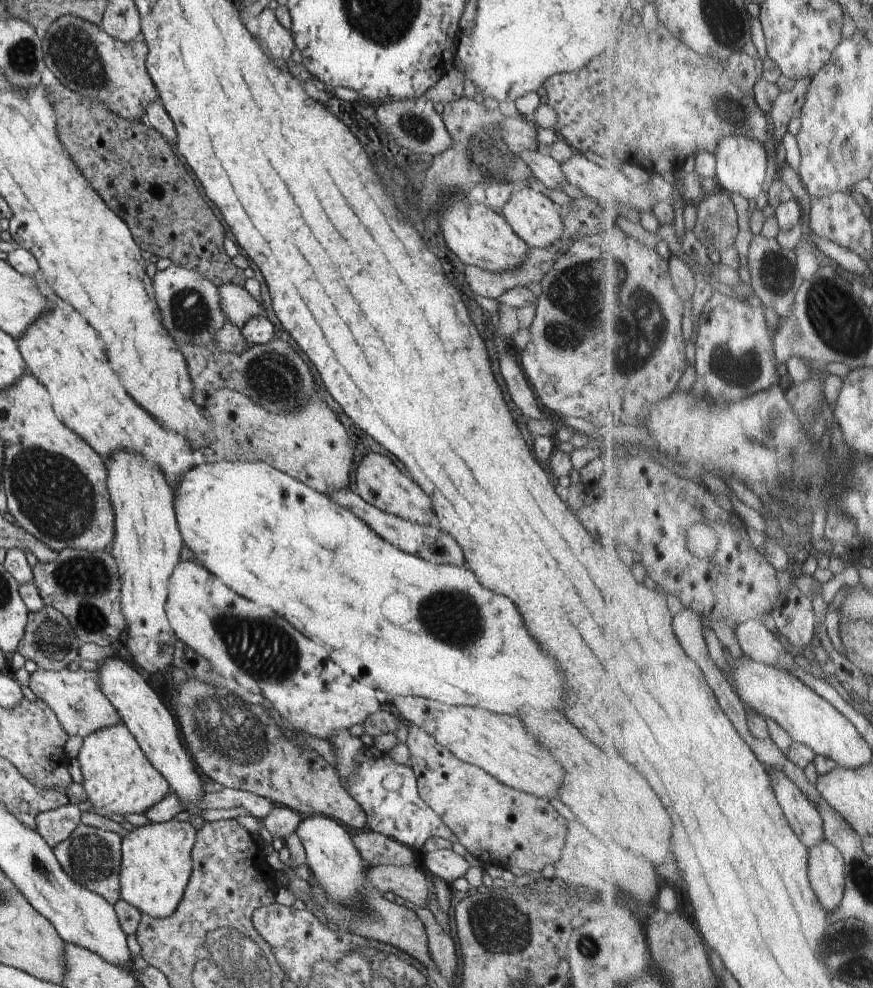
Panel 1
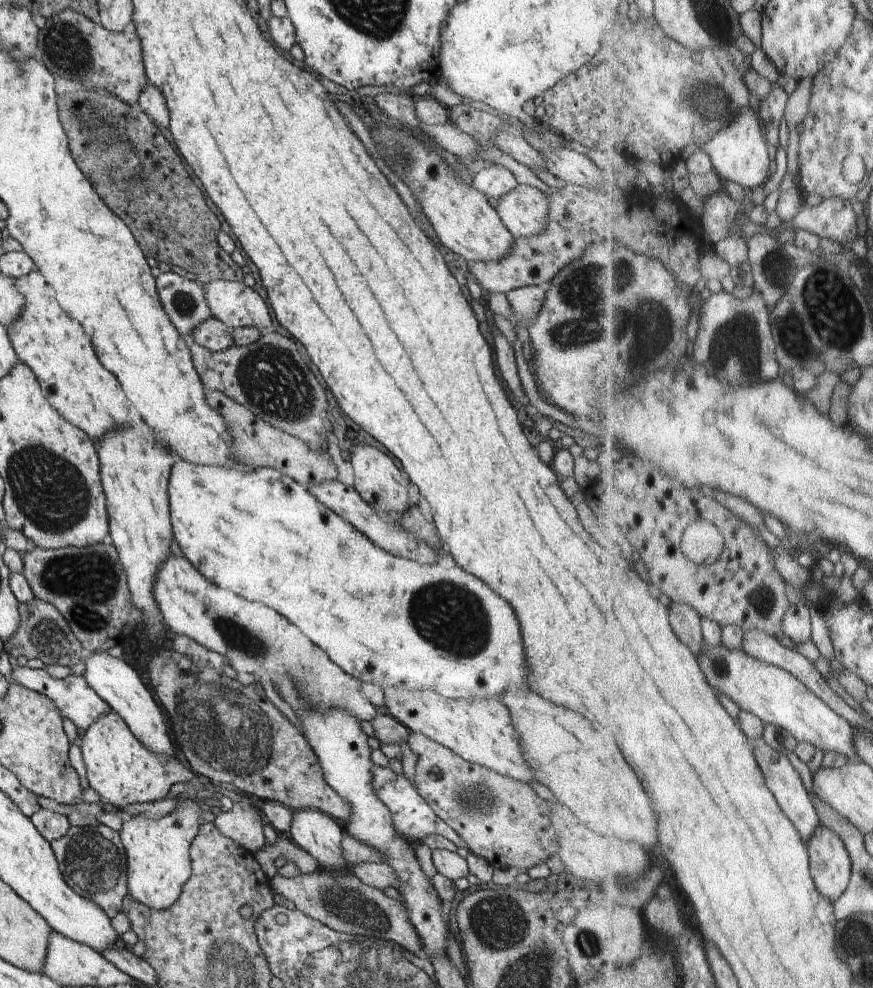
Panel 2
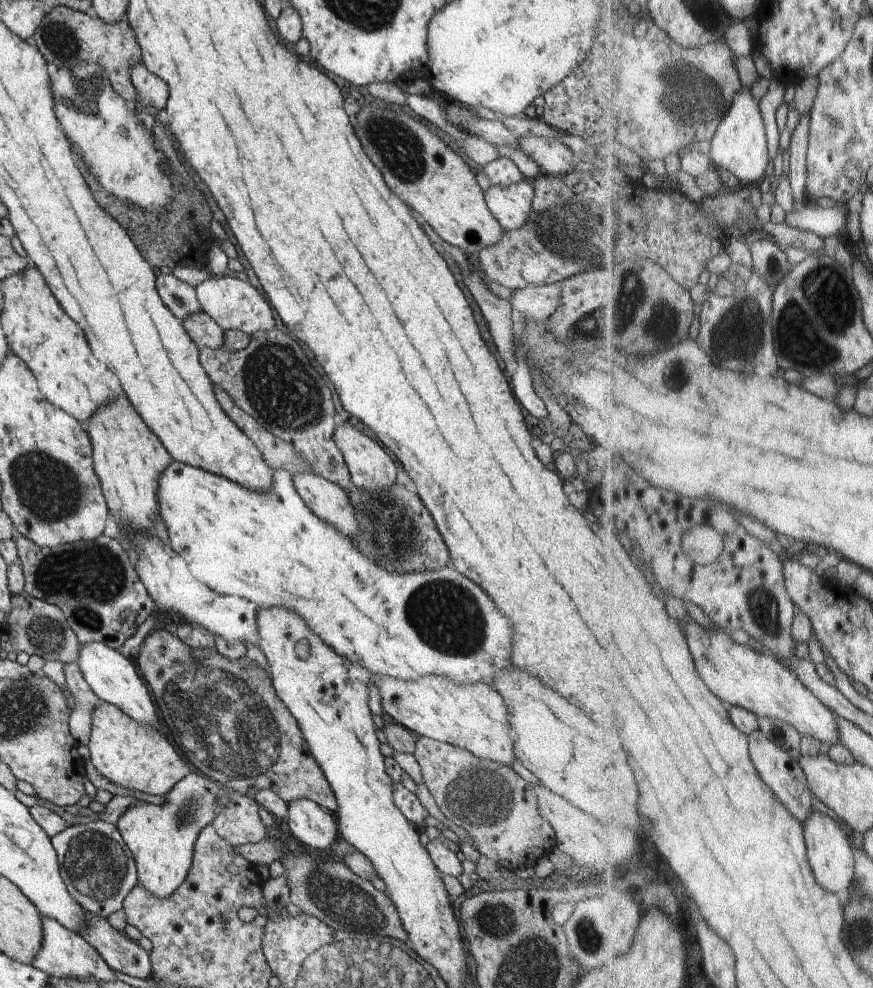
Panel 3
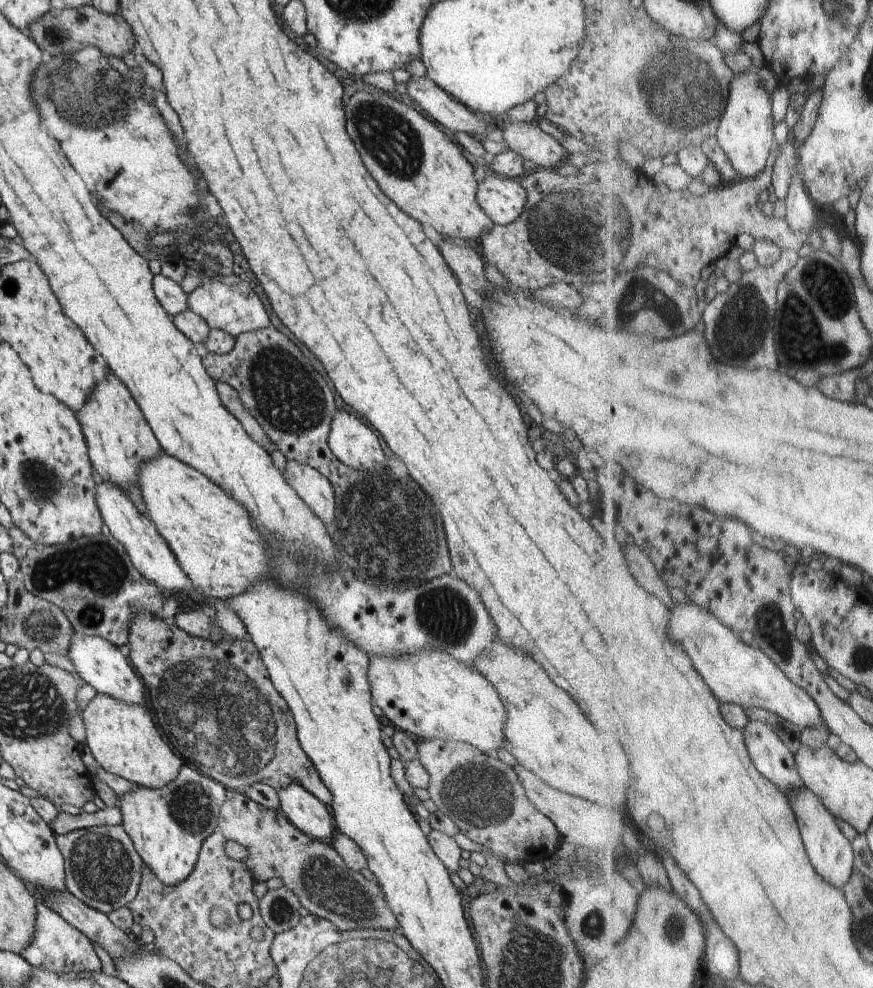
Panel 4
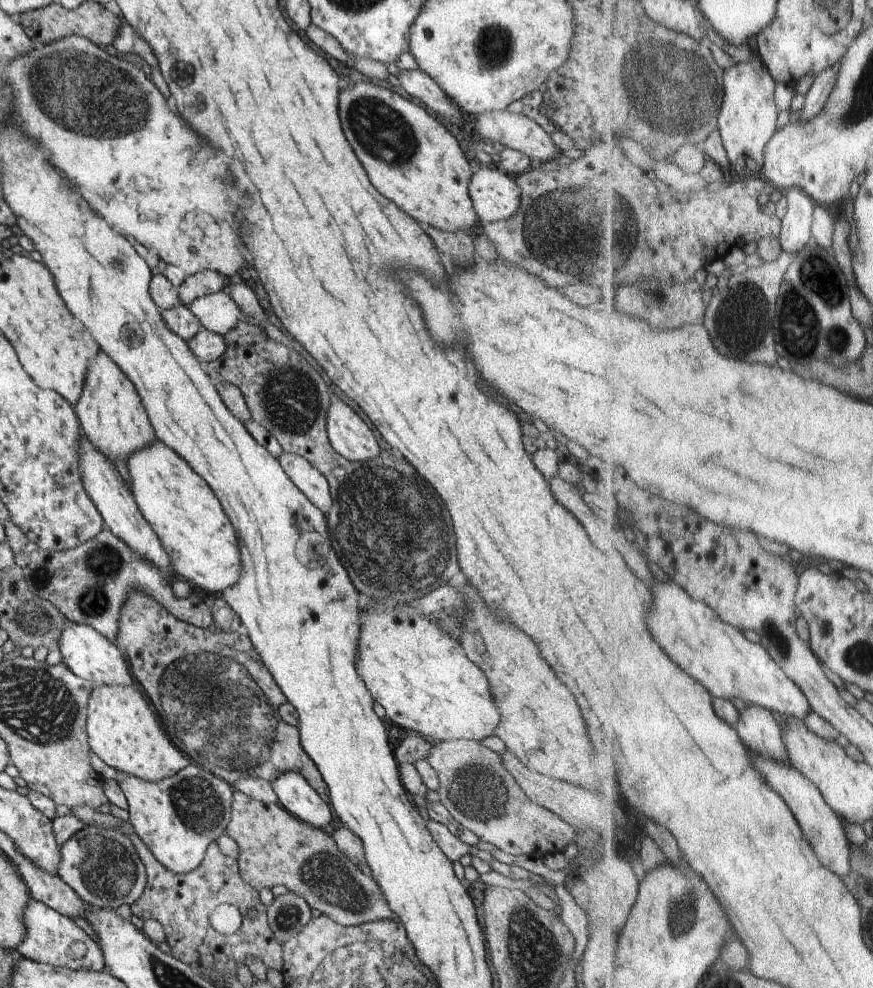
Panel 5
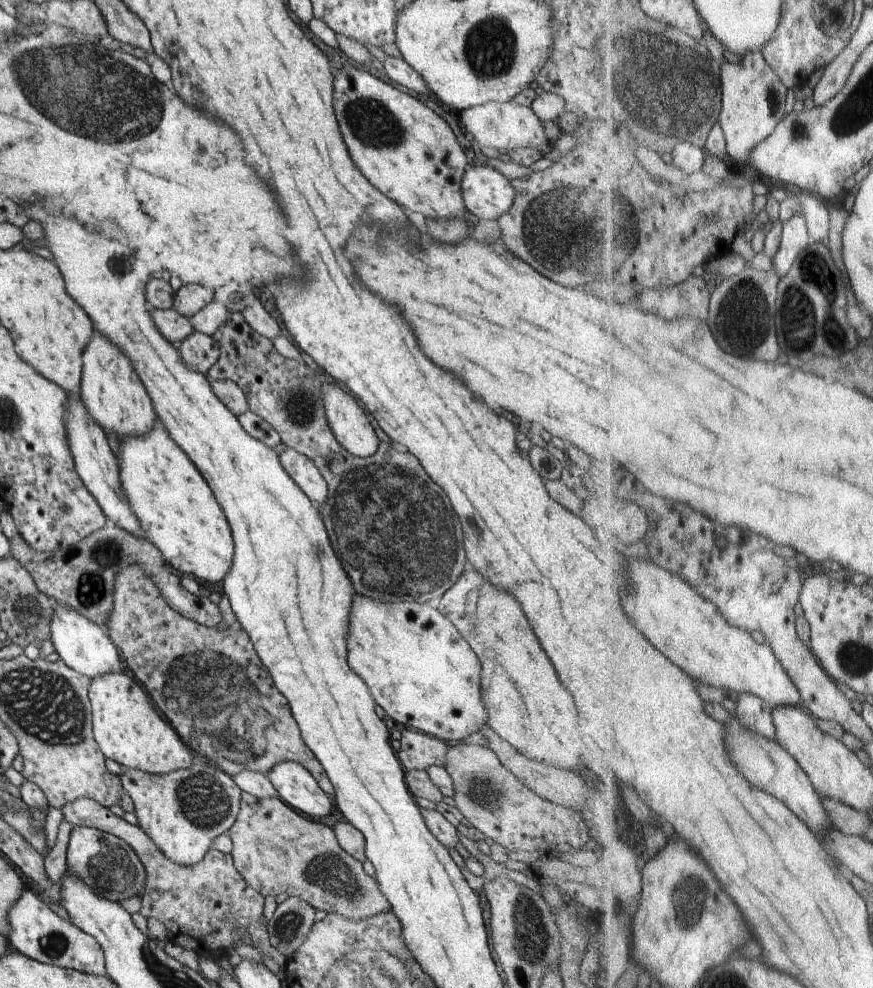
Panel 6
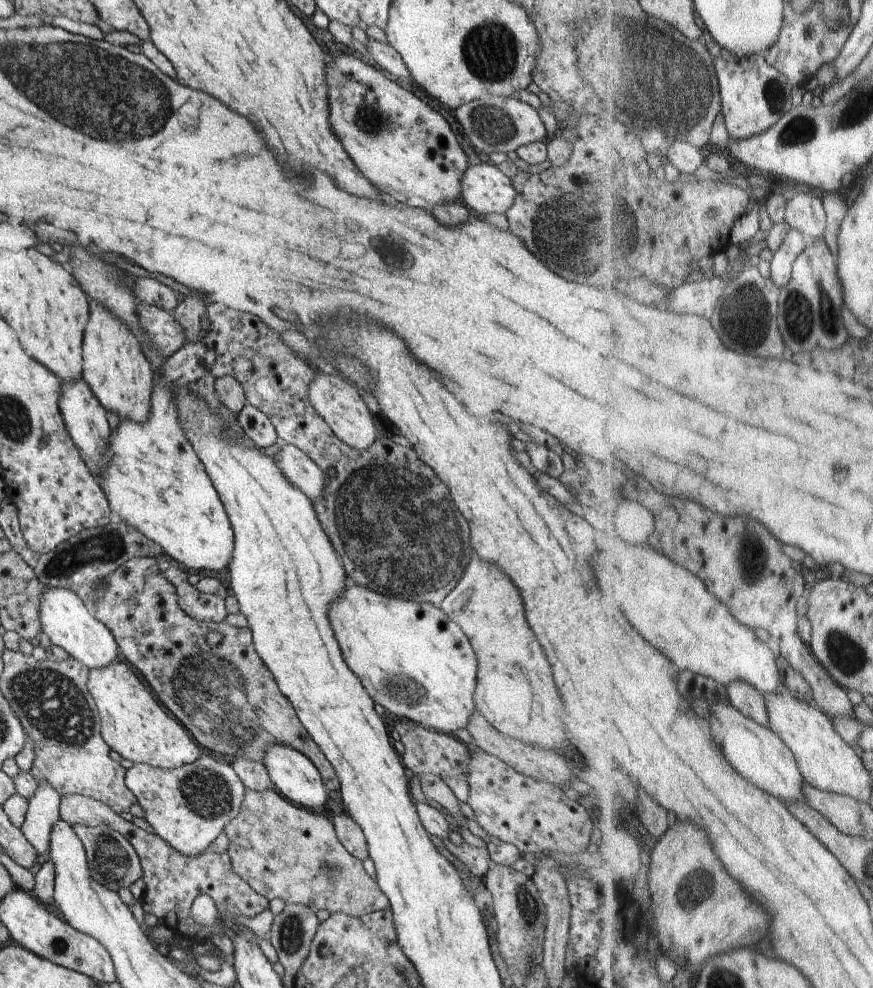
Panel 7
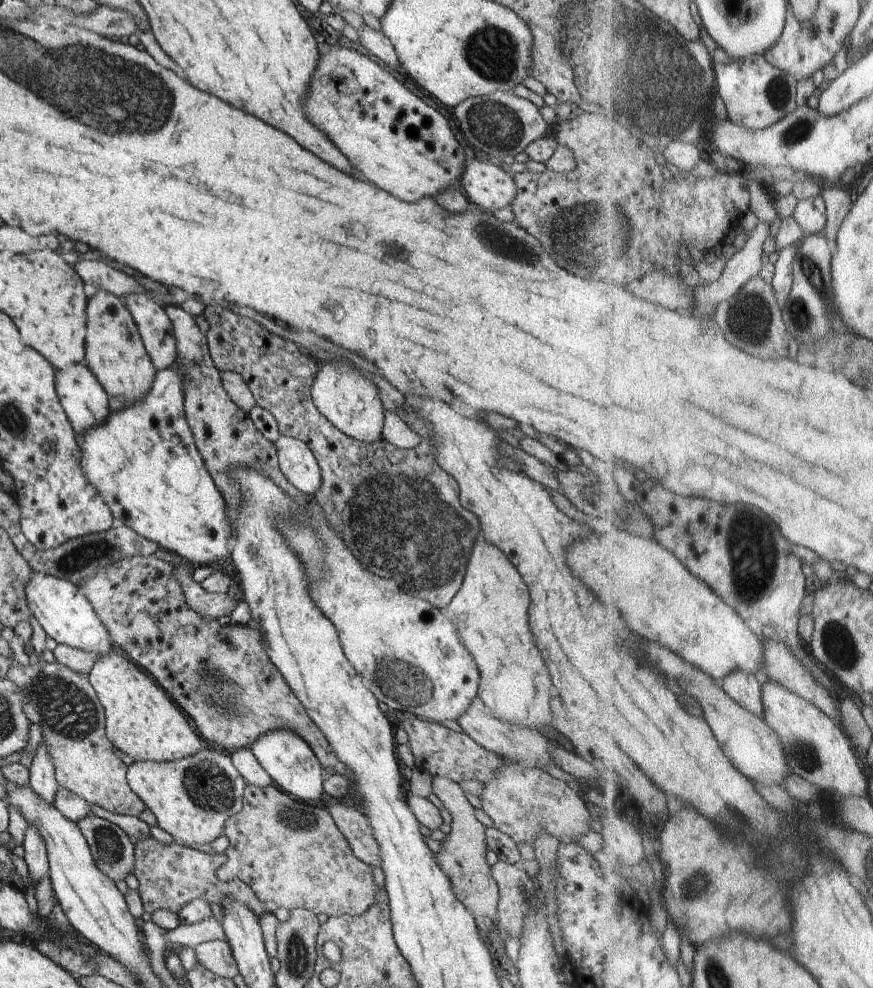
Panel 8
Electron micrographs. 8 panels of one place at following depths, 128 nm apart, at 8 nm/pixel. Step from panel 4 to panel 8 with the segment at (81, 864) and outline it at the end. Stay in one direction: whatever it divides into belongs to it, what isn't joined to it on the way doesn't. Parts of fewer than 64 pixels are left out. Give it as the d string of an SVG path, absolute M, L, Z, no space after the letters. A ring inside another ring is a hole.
M89 815L77 823L80 833L90 846L90 851L96 867L112 881L125 881L135 868L135 846L116 824L108 822L98 816Z

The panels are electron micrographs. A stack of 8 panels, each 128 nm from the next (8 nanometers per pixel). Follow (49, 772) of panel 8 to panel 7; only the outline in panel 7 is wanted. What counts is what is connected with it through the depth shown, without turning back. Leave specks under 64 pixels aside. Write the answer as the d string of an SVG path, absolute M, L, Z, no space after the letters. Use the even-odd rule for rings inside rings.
M43 781L38 783L34 797L28 802L29 806L21 830L40 856L49 849L54 824L61 819L59 816L61 797L54 788Z

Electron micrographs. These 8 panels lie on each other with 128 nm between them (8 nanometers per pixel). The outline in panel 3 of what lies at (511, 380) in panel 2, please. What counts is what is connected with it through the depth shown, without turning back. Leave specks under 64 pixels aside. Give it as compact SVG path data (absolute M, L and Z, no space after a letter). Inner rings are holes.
M471 267L468 269L470 275L464 276L464 283L481 308L490 336L494 340L494 346L502 358L502 364L508 370L515 370L514 366L517 366L514 356L516 335L513 332L511 302L496 296L477 272L472 271Z

